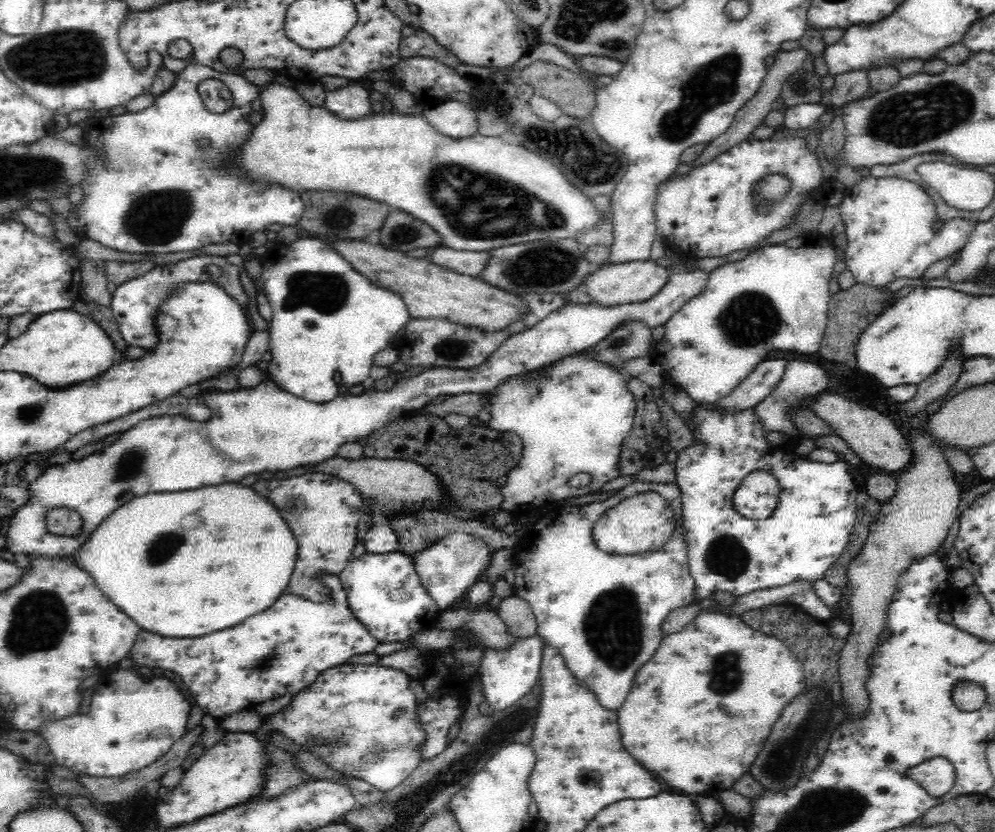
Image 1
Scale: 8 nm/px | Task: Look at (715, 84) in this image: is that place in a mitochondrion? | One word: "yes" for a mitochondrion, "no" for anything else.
yes

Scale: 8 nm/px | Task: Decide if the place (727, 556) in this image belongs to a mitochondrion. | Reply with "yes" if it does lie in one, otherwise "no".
yes

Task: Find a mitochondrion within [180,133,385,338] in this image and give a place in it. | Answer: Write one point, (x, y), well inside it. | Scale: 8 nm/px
(331, 290)

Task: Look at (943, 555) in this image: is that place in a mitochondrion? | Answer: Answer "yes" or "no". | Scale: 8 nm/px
no

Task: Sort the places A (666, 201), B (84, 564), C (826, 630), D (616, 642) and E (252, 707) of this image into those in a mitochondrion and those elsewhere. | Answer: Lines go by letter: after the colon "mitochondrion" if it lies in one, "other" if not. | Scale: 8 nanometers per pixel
A: other
B: other
C: other
D: mitochondrion
E: other

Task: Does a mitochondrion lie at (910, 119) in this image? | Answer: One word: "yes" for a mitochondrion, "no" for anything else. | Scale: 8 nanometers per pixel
yes

